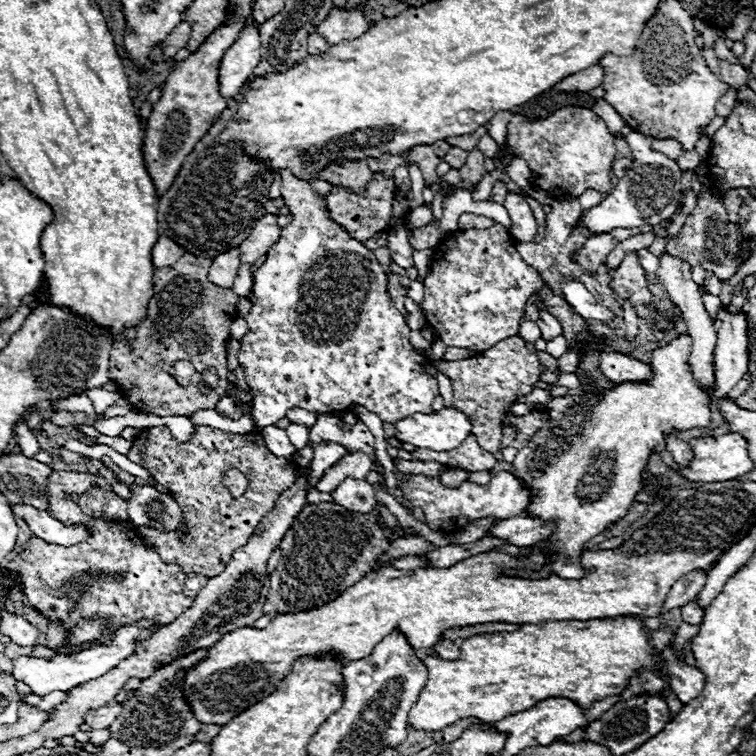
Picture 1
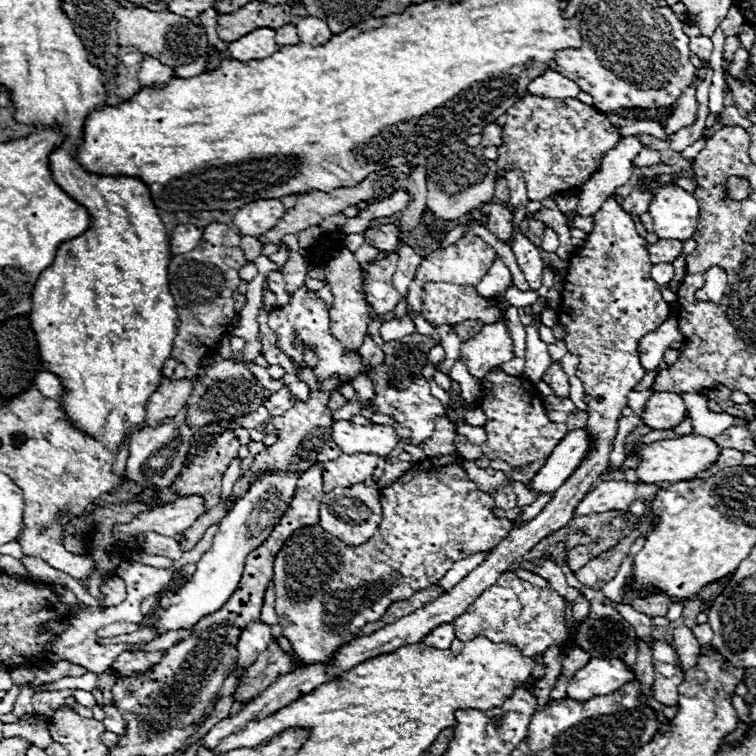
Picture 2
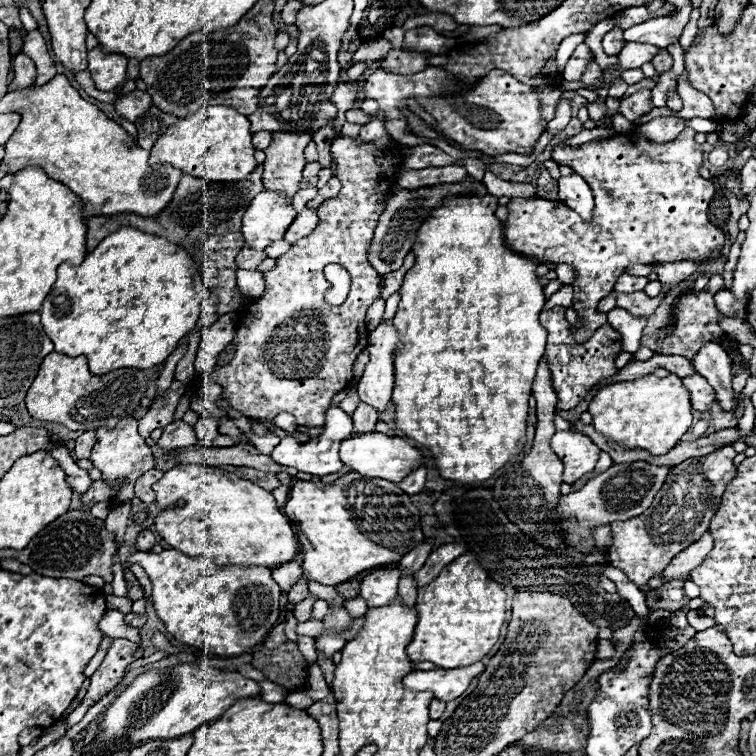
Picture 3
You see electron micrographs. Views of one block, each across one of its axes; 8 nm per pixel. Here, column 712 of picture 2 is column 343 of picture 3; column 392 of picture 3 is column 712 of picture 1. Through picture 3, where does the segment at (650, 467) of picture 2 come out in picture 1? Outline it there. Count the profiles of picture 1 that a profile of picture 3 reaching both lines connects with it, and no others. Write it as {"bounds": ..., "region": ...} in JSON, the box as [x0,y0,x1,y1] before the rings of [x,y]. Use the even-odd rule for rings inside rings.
{"bounds":[680,432,754,482],"region":[[[730,432],[718,438],[696,438],[690,440],[690,448],[694,452],[694,460],[688,468],[682,468],[680,472],[684,474],[684,478],[688,478],[690,482],[726,482],[726,480],[738,480],[740,476],[744,476],[746,472],[754,470],[754,462],[748,456],[748,442],[742,434]]]}

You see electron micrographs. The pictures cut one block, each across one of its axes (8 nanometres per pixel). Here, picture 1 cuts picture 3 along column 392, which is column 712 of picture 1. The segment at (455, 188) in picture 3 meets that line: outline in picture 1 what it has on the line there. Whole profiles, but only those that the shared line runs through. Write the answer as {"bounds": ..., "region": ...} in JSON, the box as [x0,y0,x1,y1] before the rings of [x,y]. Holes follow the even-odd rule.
{"bounds":[666,182,738,280],"region":[[[702,182],[702,190],[698,194],[698,204],[694,208],[694,226],[684,224],[676,238],[670,238],[666,244],[666,252],[690,262],[690,266],[700,266],[704,270],[712,270],[720,280],[728,280],[736,274],[738,262],[738,228],[728,220],[722,200],[712,192],[710,182]]]}

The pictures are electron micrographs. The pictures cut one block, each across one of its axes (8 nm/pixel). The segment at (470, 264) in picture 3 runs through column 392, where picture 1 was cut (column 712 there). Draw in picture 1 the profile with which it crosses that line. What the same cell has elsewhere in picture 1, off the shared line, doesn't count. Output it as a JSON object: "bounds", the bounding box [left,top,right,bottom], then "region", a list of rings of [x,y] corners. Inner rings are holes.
{"bounds":[506,306,748,580],"region":[[[720,306],[718,318],[712,320],[714,330],[718,332],[718,340],[714,346],[714,378],[716,390],[710,394],[704,390],[696,380],[688,366],[688,356],[692,352],[692,338],[690,334],[678,334],[672,342],[656,348],[652,352],[652,378],[648,382],[620,382],[614,388],[604,388],[596,400],[588,398],[588,392],[580,392],[576,396],[560,396],[552,398],[546,404],[550,420],[534,438],[530,438],[528,446],[522,448],[516,456],[514,476],[522,480],[526,488],[532,492],[530,506],[526,508],[526,516],[540,518],[540,520],[556,520],[556,530],[546,538],[548,544],[540,550],[546,558],[556,554],[556,560],[550,560],[542,566],[542,570],[506,570],[508,576],[520,576],[530,580],[548,578],[550,574],[562,578],[582,578],[584,568],[580,564],[580,556],[586,550],[586,542],[616,524],[620,518],[626,516],[630,506],[636,500],[636,494],[642,490],[642,472],[646,470],[648,458],[652,452],[660,452],[666,448],[666,436],[680,430],[690,428],[706,428],[712,422],[710,402],[722,400],[728,392],[748,374],[748,320],[742,310],[730,312],[730,306]]]}

